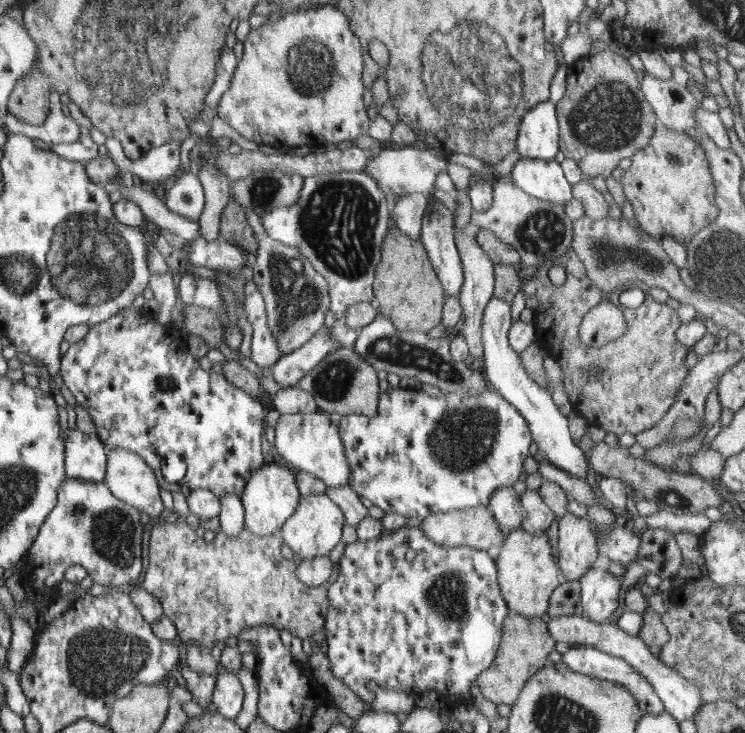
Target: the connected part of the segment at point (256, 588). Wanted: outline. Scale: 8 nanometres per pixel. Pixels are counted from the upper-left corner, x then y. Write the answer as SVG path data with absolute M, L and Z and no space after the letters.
M184 519L177 520L174 523L165 523L160 525L159 522L151 522L152 530L150 531L150 541L147 543L147 567L146 574L143 581L143 587L149 592L152 593L158 600L161 602L163 607L163 614L166 615L173 623L176 624L179 636L179 644L183 646L184 650L187 650L187 644L189 642L195 642L197 646L203 646L203 648L208 648L211 650L217 644L218 640L225 643L232 643L239 636L242 630L246 630L260 624L267 624L268 626L274 626L276 630L289 630L292 636L297 636L302 640L304 638L310 638L314 636L316 632L320 631L322 626L322 616L326 618L329 614L329 598L327 595L326 586L320 586L318 588L306 588L306 583L303 583L301 579L296 578L296 564L286 560L282 554L280 554L280 548L278 544L280 542L270 542L270 540L252 540L256 538L252 530L248 530L243 527L240 531L240 534L234 536L223 534L223 531L218 533L213 540L209 540L208 537L201 532L200 530L192 530Z

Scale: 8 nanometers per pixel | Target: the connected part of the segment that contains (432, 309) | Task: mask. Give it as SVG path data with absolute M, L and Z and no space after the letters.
M390 230L389 237L382 244L380 262L373 281L373 292L378 314L388 317L392 324L402 331L428 333L442 322L444 290L437 278L429 252L422 242L413 240L401 231Z

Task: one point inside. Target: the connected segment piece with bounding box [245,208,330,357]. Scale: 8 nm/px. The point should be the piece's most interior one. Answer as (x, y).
(296, 298)

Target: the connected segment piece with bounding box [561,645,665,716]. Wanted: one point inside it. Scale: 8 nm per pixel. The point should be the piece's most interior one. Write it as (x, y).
(588, 660)

